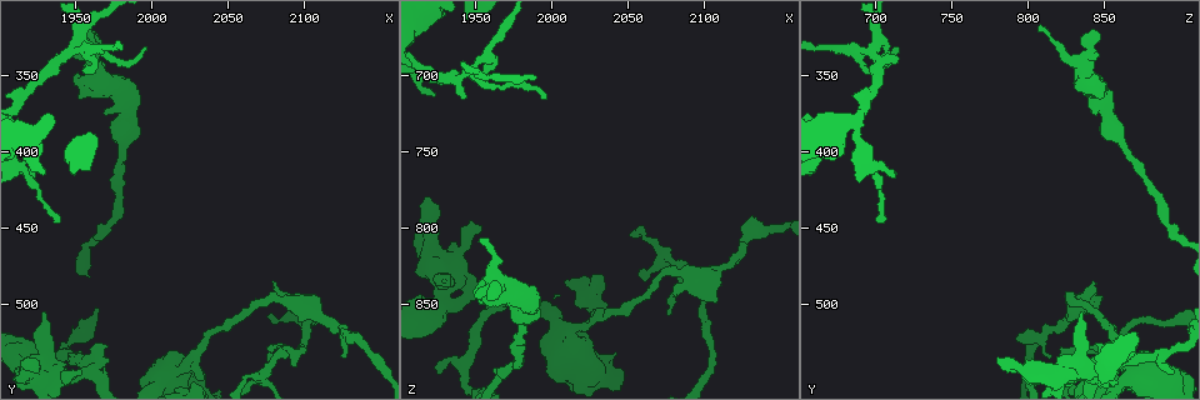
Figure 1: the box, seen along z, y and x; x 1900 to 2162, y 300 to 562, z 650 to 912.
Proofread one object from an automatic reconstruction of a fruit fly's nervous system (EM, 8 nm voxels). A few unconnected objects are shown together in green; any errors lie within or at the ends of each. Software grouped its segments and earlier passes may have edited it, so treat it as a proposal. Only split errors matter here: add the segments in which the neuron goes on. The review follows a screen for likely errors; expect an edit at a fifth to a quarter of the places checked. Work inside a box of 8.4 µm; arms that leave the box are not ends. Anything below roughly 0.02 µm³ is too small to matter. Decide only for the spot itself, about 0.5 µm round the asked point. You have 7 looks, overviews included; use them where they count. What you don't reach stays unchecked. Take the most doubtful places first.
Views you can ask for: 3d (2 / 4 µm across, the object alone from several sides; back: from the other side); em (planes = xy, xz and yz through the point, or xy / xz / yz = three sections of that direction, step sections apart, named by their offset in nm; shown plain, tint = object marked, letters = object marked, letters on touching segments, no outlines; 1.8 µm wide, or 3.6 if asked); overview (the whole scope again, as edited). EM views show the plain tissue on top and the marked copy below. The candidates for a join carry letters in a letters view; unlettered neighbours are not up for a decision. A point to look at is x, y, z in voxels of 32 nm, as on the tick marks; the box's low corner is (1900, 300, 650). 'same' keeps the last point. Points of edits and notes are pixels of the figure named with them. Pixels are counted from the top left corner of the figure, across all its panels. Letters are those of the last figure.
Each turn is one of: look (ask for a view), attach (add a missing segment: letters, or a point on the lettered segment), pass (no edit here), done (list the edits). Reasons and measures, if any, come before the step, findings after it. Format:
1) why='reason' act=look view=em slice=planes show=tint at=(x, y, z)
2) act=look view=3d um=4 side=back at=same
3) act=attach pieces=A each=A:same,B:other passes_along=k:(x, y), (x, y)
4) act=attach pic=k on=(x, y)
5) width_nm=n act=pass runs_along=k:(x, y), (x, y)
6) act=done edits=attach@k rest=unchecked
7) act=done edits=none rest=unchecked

why='branch stops here' act=look view=3d um=2 at=(1958, 320, 844)

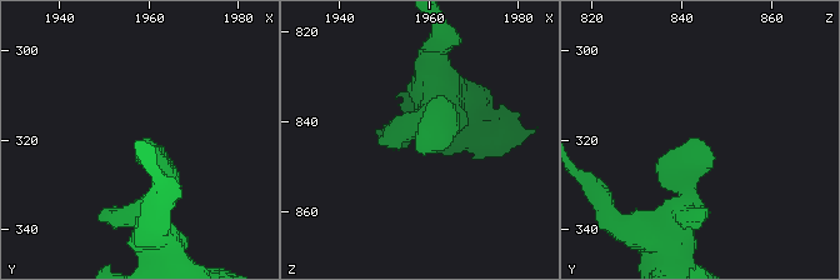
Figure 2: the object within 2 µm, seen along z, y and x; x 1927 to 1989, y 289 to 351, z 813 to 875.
why='shape alone is not enough' act=look view=em slice=xz step=16 show=letters at=(1958, 320, 845)

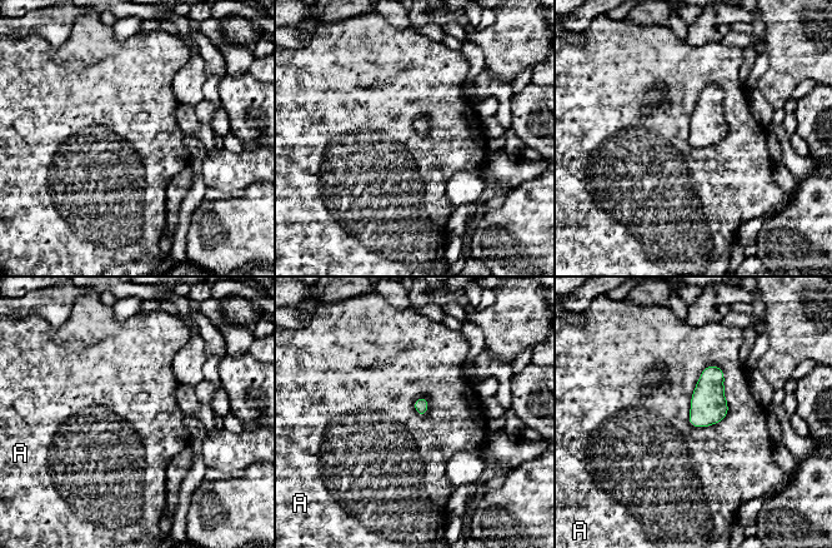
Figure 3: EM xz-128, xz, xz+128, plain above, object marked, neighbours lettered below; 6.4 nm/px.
act=pass each=A:other border=3:(716, 364), (692, 393), (692, 427) found='no lettered segment goes on from it'

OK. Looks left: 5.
why='abrupt turn' act=look view=3d um=2 at=(1928, 544, 848)

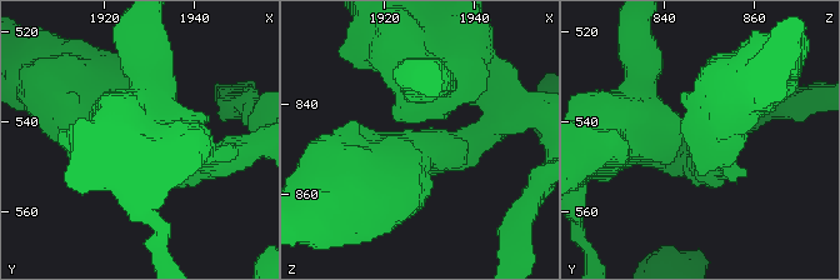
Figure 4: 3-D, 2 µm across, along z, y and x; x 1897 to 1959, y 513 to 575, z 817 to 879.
act=look view=em slice=planes show=letters at=(1928, 543, 851)

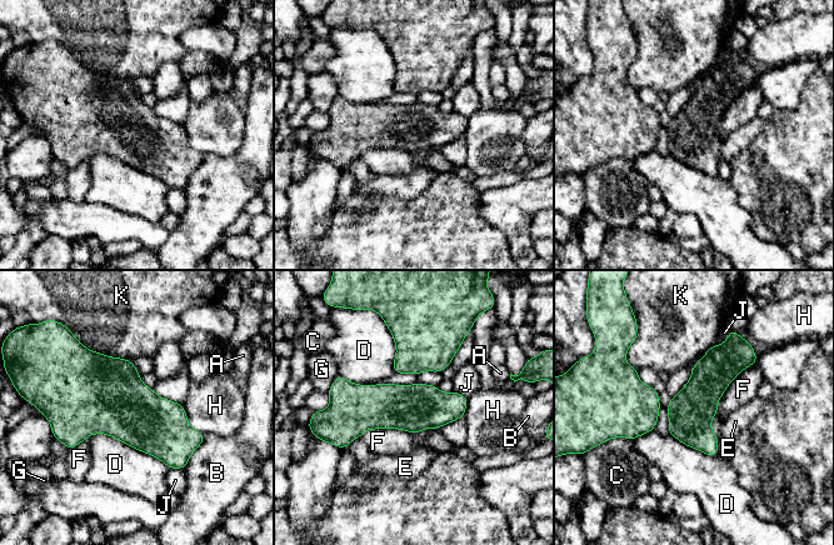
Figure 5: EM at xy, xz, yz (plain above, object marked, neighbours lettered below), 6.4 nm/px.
longest_contact=D:550nm act=pass each=A:other,B:other,C:other,D:other,E:other,F:other,G:other,H:other,J:other,K:other found='none of them fits'

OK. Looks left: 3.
why='branch stops here' act=look view=em slice=planes show=letters at=(2106, 496, 848)

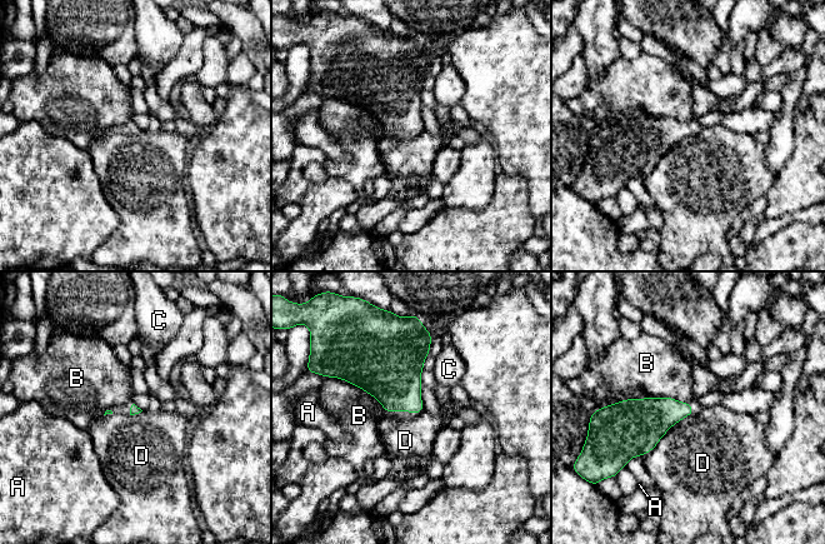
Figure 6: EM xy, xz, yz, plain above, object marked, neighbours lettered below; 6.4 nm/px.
act=pass each=A:other,B:other,C:other,D:other border=6:(693, 413), (676, 422), (650, 453) found='no lettered segment goes on from it'

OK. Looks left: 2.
act=done edits=none rest=unchecked

